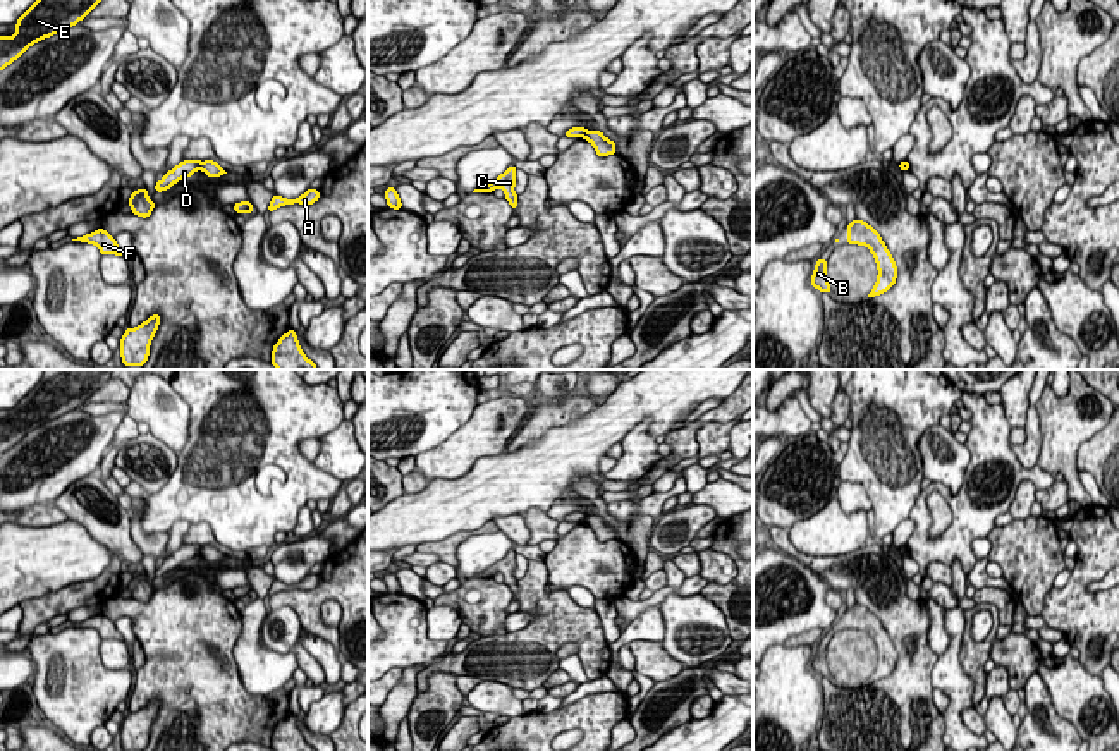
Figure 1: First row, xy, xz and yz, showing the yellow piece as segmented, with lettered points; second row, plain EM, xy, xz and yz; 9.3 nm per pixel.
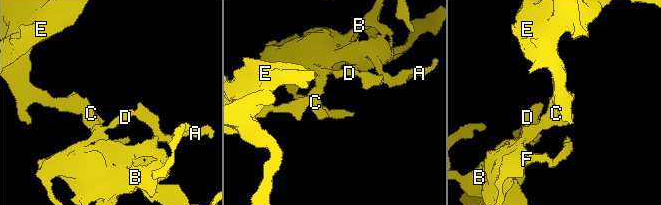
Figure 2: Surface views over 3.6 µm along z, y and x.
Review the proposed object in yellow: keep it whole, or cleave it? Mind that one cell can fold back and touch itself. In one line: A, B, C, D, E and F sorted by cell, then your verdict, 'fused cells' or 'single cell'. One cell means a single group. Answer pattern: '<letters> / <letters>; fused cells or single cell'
A B C E F / D; fused cells

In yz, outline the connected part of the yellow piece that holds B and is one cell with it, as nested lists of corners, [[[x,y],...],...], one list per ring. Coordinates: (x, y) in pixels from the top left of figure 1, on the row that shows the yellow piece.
[[[823,258],[816,259],[813,277],[811,277],[811,285],[816,287],[820,292],[832,294],[829,280],[827,280],[825,266],[827,266],[827,261]]]

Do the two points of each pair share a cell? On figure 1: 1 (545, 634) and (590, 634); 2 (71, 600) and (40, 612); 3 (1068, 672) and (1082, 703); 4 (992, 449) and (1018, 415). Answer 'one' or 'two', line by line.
1: one
2: one
3: one
4: two

